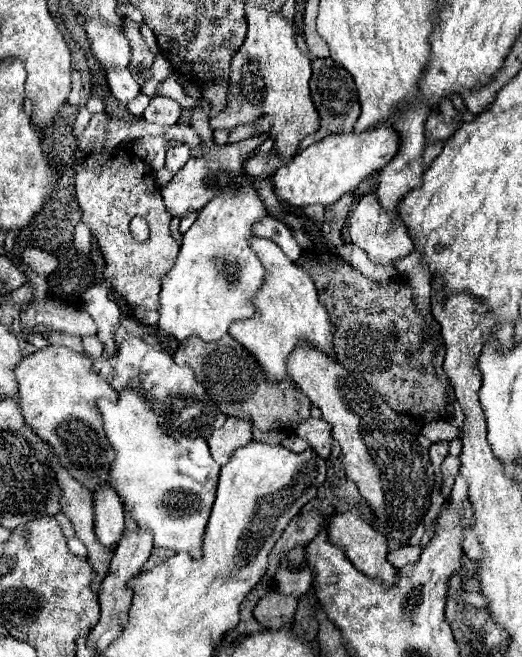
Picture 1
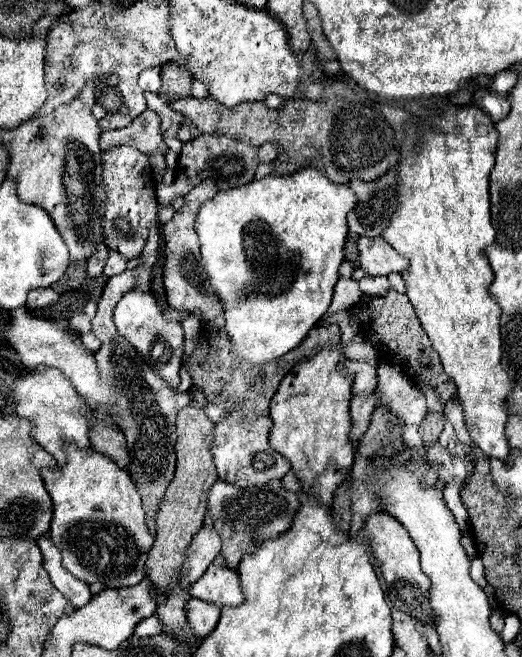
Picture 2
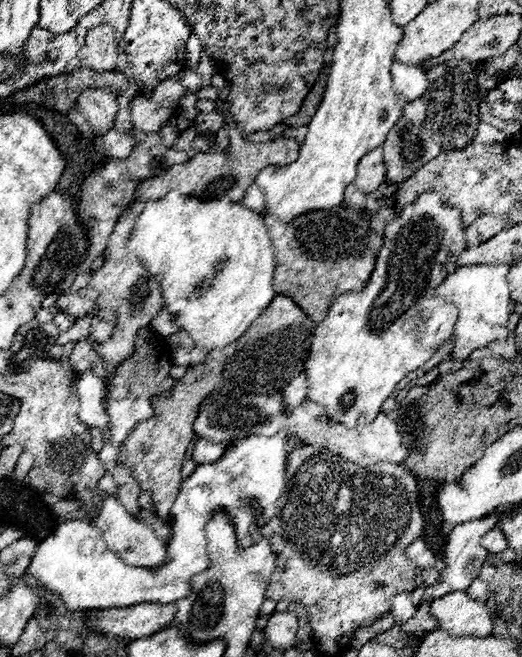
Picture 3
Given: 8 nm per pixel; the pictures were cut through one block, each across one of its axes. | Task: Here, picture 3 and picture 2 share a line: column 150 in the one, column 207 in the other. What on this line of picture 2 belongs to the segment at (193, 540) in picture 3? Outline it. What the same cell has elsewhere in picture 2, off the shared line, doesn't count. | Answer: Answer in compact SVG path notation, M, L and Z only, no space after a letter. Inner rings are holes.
M210 566L206 574L190 586L190 594L216 606L238 606L244 602L238 574L222 566Z

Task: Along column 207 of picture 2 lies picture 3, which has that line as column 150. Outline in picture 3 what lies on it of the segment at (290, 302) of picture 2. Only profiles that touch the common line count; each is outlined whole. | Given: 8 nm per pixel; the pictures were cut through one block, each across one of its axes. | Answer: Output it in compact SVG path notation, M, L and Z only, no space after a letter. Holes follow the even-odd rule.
M174 192L166 198L148 202L136 222L128 248L138 254L138 258L146 264L146 270L160 280L164 308L172 314L172 322L180 330L186 330L194 344L204 348L204 352L224 348L240 338L276 296L272 284L274 248L262 216L238 202L232 204L224 198L200 200L196 196L178 196Z

